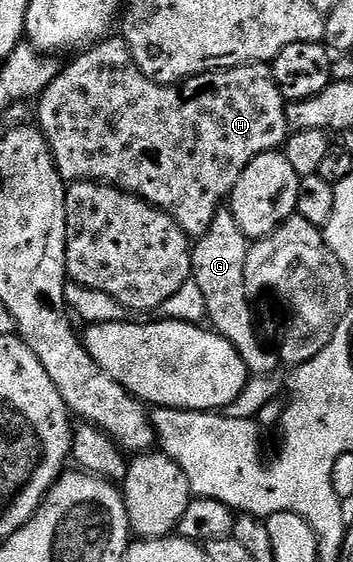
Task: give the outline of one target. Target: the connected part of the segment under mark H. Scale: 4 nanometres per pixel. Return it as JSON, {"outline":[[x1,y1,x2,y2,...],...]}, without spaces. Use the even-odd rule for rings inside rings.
{"outline":[[108,37,76,54,71,64,64,66,59,76,46,87,42,95,38,96,39,120,37,126,51,146,53,161,64,183,110,183,113,187,119,187,122,191,129,191,138,195,147,203,151,203,157,209,161,209,166,215,171,215,181,225,181,229,188,237,201,237,213,225,213,217,230,200,231,191,237,185,237,177,245,173,245,165,253,161,261,153,278,151,287,142,289,128,287,126,288,100,283,98,281,89,273,77,270,66,265,63,243,63,239,67,227,67,224,71,210,71,204,75,195,75,191,79,185,79,178,85,154,83,137,65,131,56,131,50,127,48,127,42,122,37]]}

